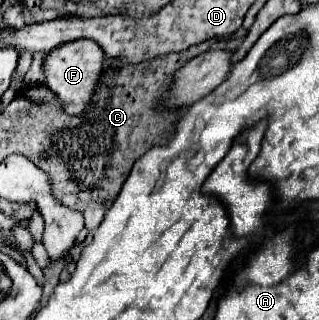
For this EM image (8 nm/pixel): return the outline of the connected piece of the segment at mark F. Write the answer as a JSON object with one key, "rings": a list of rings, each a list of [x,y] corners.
{"rings":[[[92,40],[66,42],[66,44],[58,46],[56,50],[52,50],[48,54],[46,64],[44,64],[48,88],[56,96],[60,96],[60,100],[64,102],[64,110],[68,114],[72,114],[72,116],[84,116],[88,112],[88,108],[92,106],[92,100],[94,100],[102,70],[104,70],[104,52]]]}

